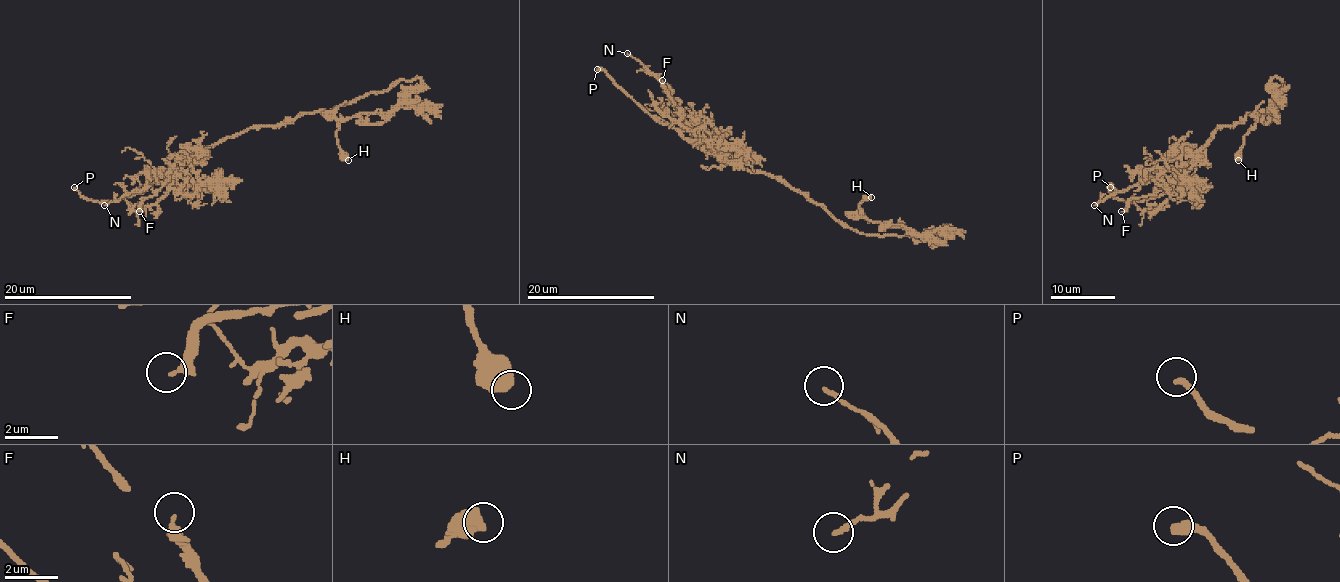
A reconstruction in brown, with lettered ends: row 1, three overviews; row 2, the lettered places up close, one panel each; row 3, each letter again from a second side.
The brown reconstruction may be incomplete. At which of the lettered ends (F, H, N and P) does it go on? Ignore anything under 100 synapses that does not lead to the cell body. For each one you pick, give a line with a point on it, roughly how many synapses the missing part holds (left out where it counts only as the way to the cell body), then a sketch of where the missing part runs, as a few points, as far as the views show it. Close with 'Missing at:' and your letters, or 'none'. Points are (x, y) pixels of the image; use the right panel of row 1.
P: place (1110, 187); course (1110, 187), (1148, 200), (1183, 202), (1211, 211), (1232, 208), (1259, 192), (1264, 183)
Missing at: P

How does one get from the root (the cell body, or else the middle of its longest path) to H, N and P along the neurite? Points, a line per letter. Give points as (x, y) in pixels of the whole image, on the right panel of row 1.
H: (1248, 115), (1267, 112), (1275, 104), (1281, 80), (1275, 77), (1270, 82), (1275, 109), (1244, 136), (1238, 160)
N: (1248, 115), (1233, 125), (1220, 126), (1198, 152), (1198, 159), (1174, 178), (1147, 176), (1094, 205)
P: (1248, 115), (1233, 125), (1220, 126), (1159, 195), (1124, 202), (1118, 200), (1110, 187)

